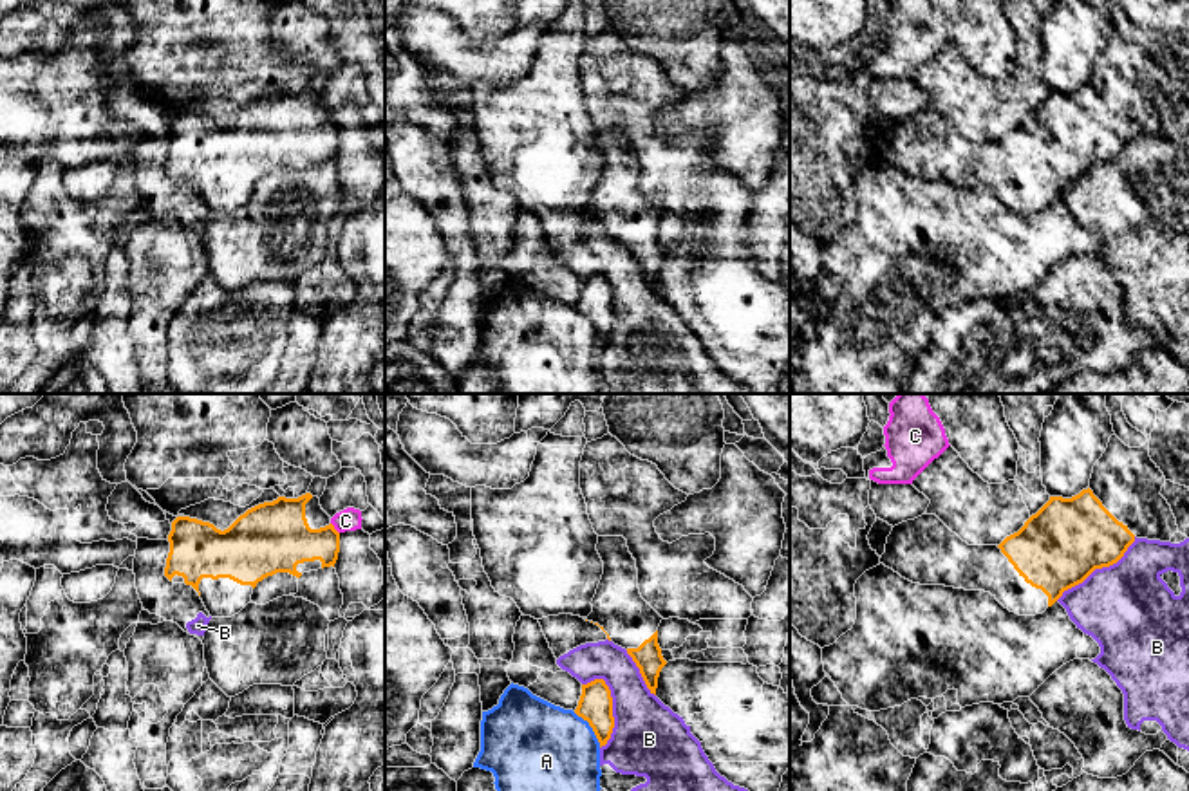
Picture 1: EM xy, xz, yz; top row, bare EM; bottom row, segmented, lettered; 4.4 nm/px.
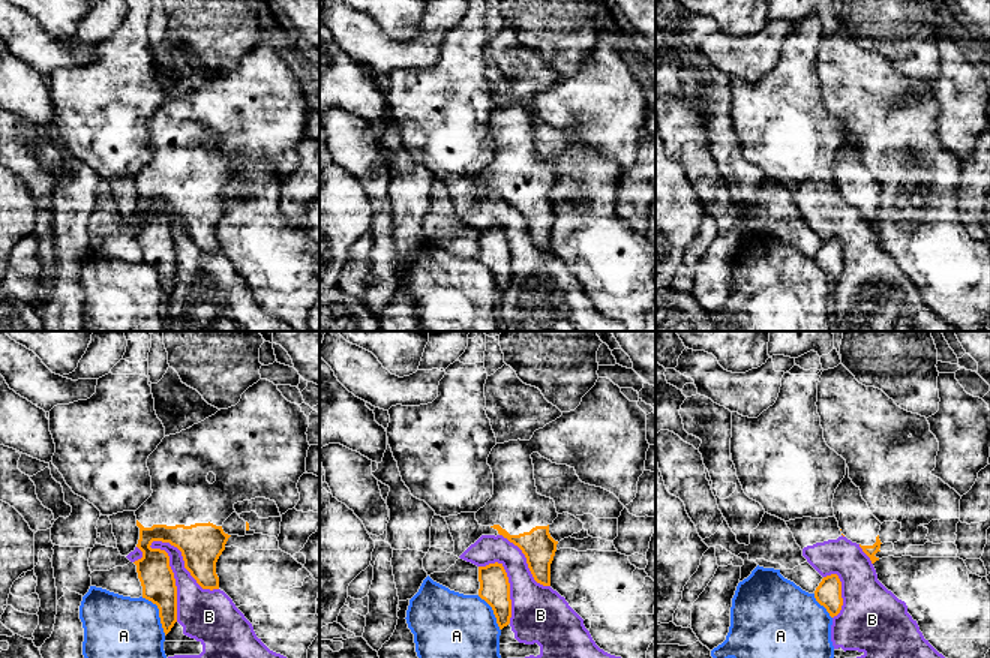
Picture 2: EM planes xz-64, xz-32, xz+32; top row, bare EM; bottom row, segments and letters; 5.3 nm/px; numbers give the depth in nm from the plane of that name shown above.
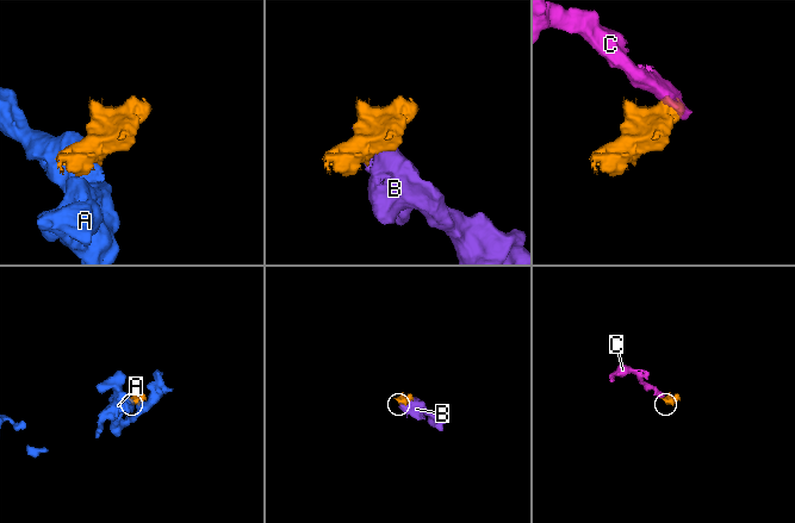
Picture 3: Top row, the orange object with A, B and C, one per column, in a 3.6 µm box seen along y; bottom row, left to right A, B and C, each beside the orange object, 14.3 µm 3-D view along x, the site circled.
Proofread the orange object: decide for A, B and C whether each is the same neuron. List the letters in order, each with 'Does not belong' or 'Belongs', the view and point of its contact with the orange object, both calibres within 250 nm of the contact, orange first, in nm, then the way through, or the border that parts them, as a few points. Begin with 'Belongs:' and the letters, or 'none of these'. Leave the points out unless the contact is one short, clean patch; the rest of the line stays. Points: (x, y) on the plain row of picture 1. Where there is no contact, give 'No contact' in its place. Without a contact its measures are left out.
Belongs: none of these
A: Does not belong. Touches orange at xz (591, 322). Thickness 150 nm (orange) against 480 nm
B: Does not belong. Touches orange at xz (611, 306). Thickness 150 nm (orange) against 320 nm
C: Does not belong. Touches orange at xy (333, 123). Thickness 280 nm (orange) against 100 nm. Boundary: xy (331, 118), (338, 129)

